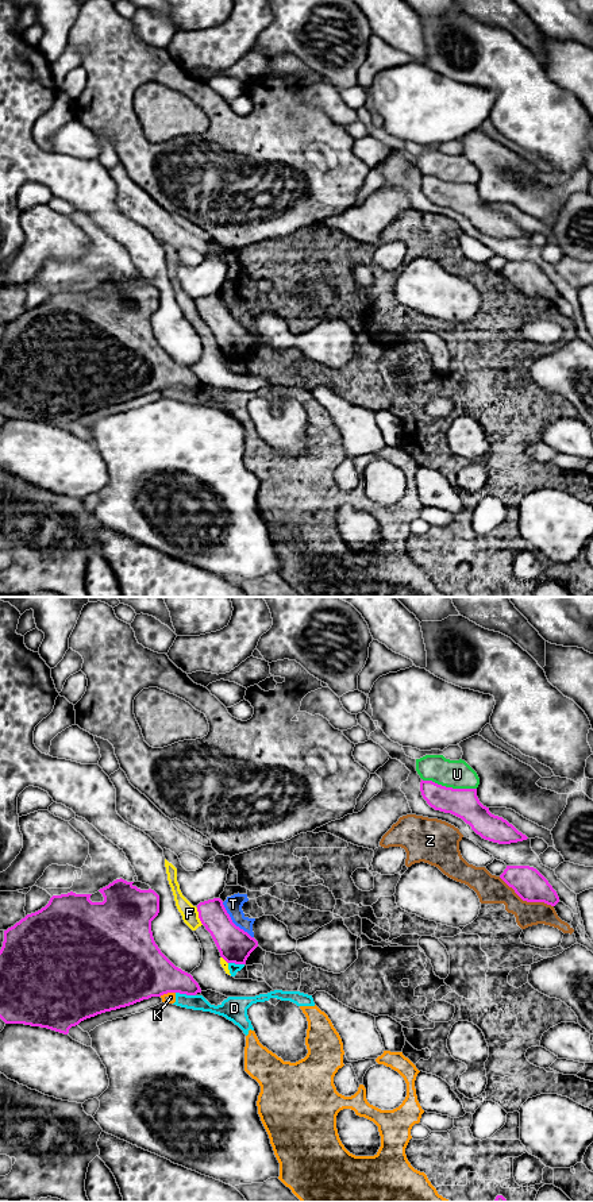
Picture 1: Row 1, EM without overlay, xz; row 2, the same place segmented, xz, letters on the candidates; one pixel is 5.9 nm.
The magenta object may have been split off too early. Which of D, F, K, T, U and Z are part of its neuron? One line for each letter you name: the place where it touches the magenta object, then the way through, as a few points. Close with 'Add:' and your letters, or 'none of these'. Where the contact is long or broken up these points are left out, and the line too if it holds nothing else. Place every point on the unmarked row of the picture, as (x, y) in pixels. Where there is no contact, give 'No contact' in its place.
Add: none of these

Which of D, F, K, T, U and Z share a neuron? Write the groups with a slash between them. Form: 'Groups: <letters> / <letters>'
Groups: D K / F / T Z / U

